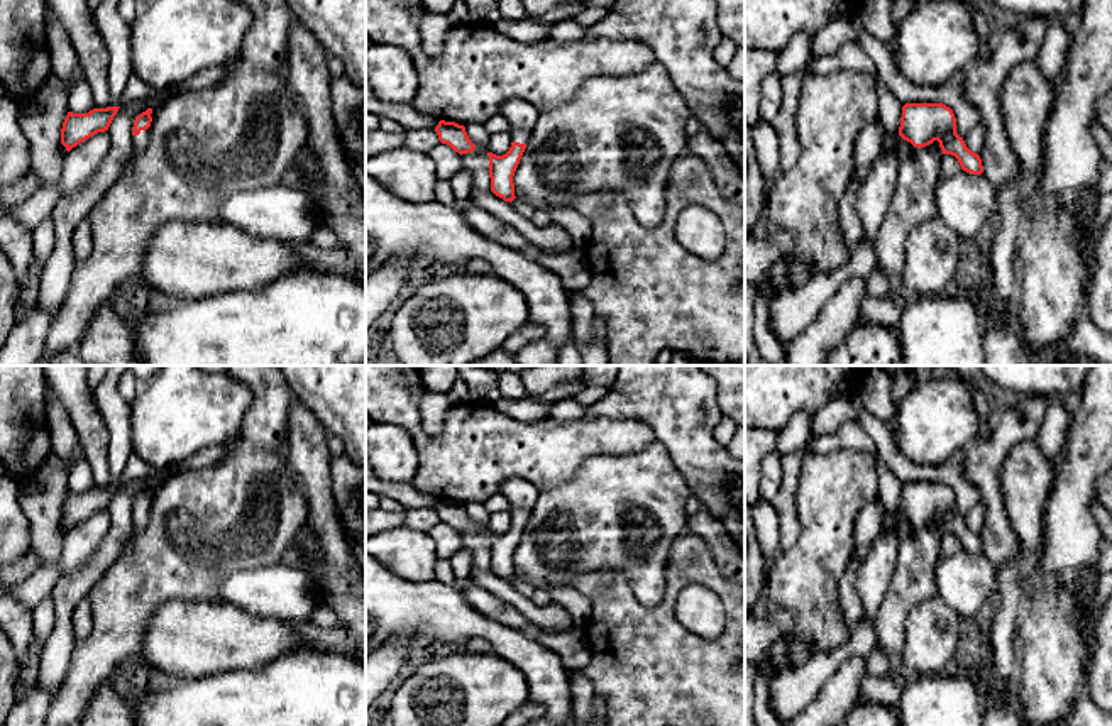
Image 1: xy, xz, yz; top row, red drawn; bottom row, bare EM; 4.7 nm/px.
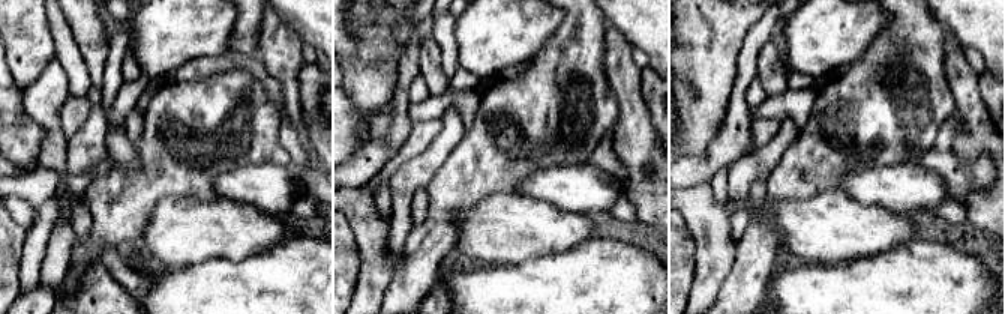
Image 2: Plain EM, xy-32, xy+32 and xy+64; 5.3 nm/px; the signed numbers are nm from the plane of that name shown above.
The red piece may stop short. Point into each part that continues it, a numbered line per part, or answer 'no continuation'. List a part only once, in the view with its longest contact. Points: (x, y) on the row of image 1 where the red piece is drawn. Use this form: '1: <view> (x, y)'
1: xy (141, 141)

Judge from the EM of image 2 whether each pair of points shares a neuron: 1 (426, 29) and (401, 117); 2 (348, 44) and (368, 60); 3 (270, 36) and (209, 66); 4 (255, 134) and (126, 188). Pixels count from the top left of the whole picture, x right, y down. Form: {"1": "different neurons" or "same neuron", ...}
{"1": "same neuron", "2": "different neurons", "3": "different neurons", "4": "same neuron"}

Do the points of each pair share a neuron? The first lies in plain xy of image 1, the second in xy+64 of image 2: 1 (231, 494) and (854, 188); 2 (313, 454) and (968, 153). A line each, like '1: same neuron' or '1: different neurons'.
1: different neurons
2: same neuron

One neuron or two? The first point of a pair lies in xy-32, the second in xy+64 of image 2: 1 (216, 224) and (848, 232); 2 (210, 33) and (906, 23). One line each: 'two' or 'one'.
1: one
2: two

